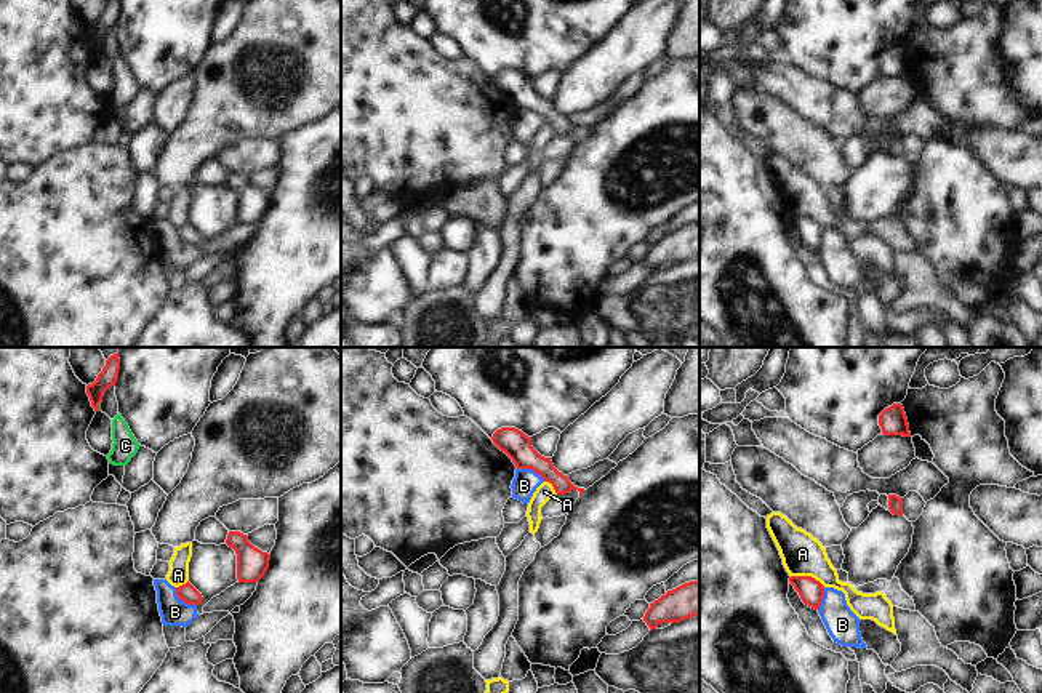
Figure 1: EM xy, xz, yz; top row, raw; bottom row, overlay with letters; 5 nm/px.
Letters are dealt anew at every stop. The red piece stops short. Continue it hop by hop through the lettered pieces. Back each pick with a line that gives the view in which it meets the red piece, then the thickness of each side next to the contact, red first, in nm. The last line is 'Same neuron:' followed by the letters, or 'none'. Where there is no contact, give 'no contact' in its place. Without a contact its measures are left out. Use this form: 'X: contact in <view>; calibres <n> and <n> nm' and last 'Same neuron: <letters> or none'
Same neuron: none

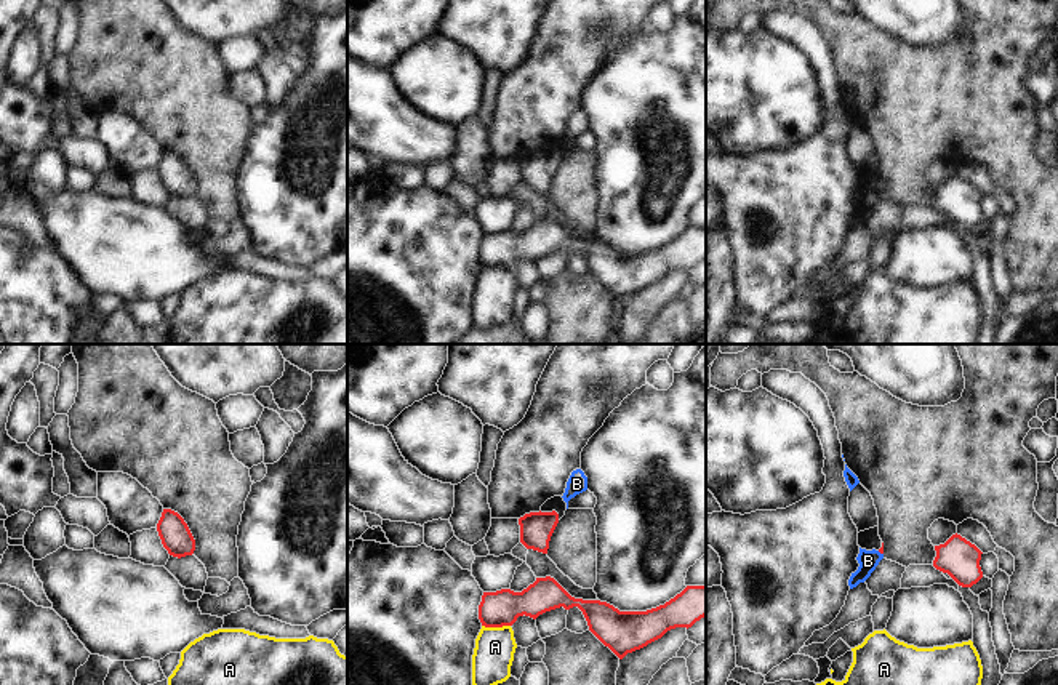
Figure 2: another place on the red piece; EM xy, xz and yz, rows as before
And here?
Same neuron: none

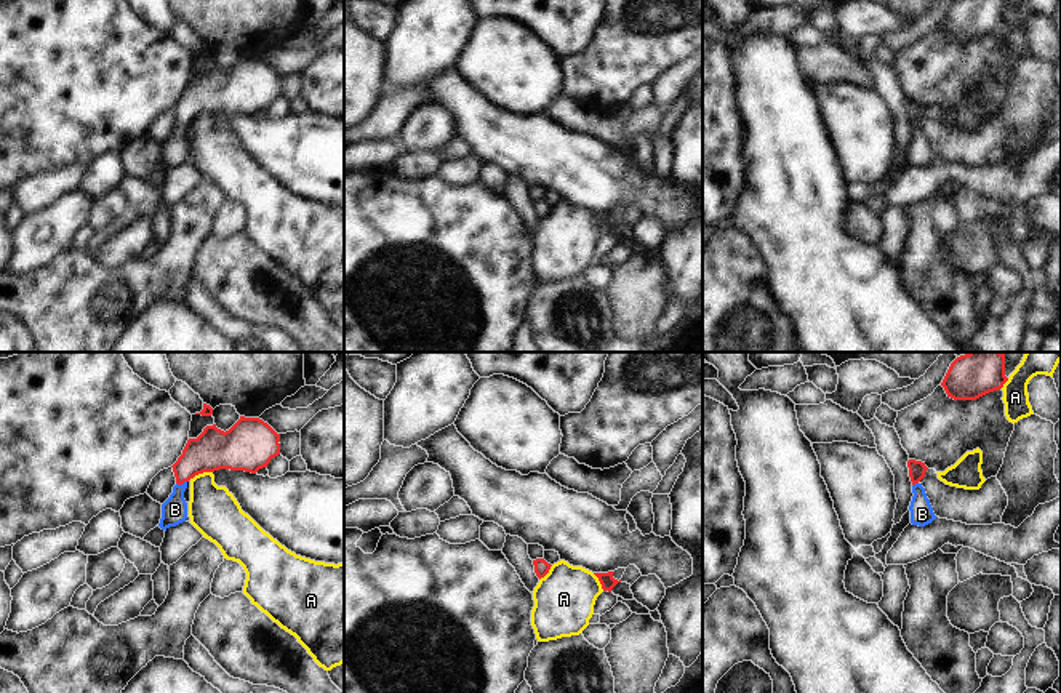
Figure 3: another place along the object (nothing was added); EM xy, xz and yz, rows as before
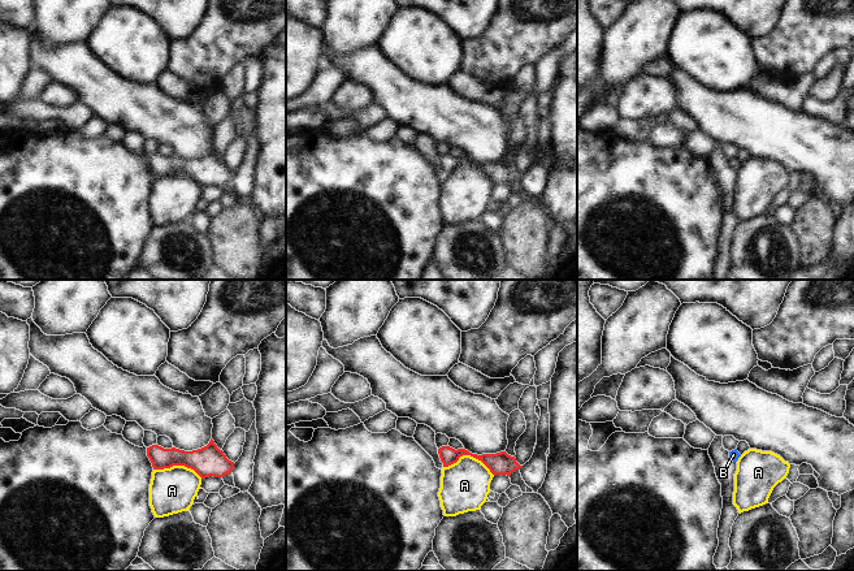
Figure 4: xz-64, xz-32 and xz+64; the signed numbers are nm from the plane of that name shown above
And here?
B: contact in xy; calibres 200 and 130 nm
Same neuron: B

